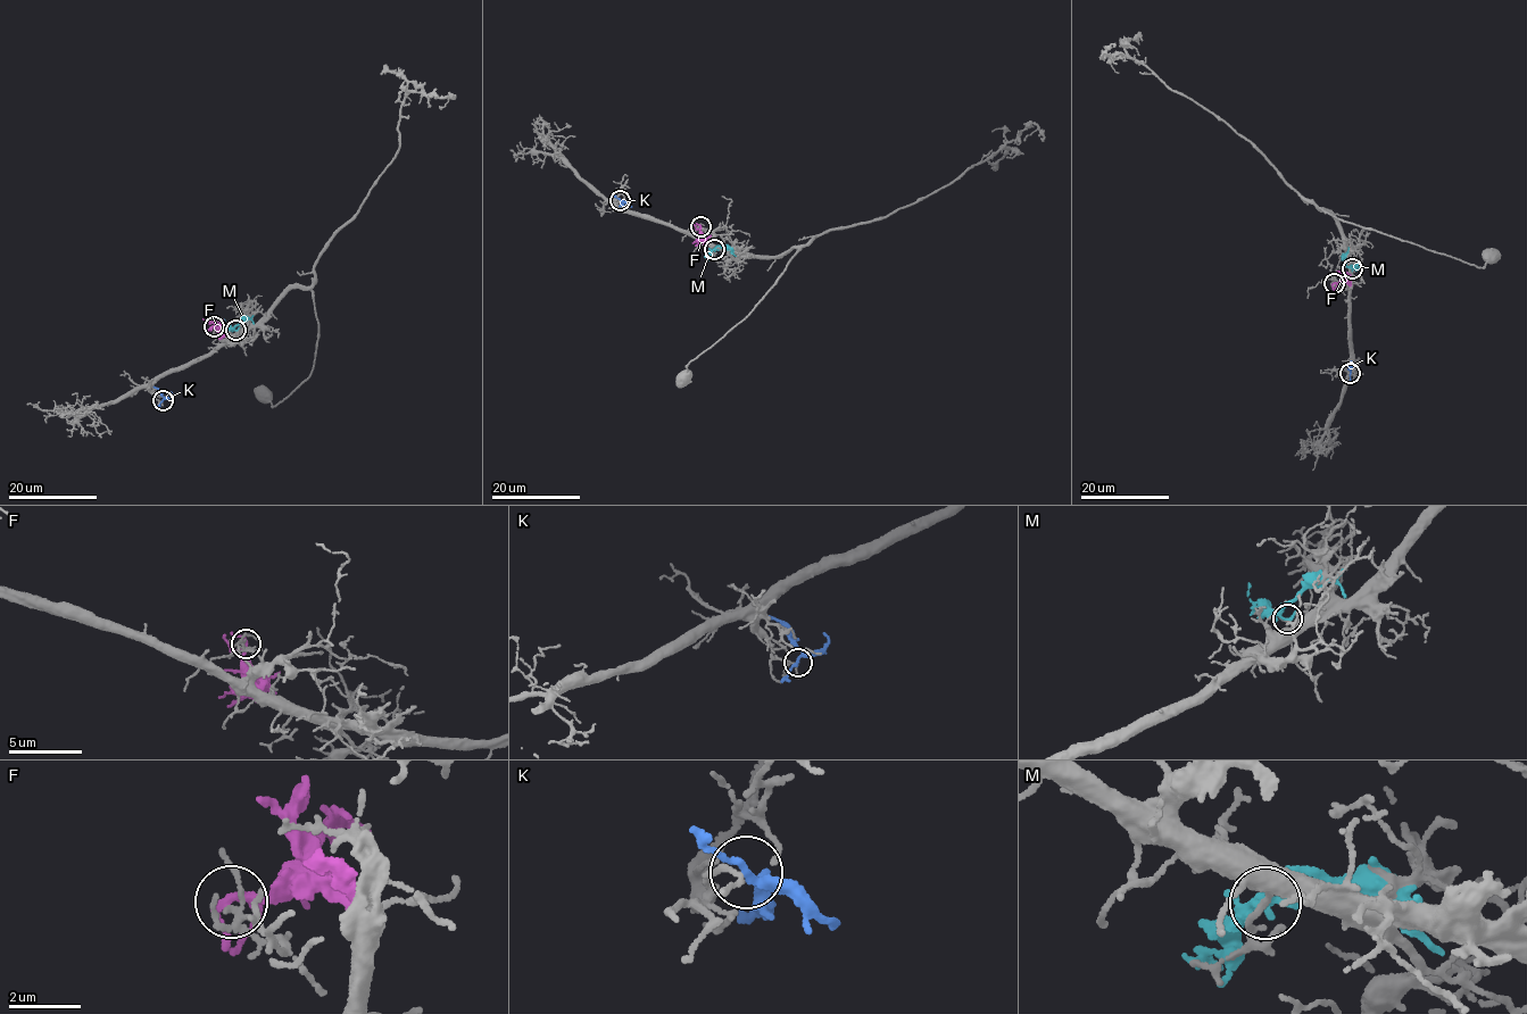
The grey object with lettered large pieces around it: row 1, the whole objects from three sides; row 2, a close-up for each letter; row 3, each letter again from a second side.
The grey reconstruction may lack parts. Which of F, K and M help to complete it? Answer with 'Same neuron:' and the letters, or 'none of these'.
Same neuron: none of these

